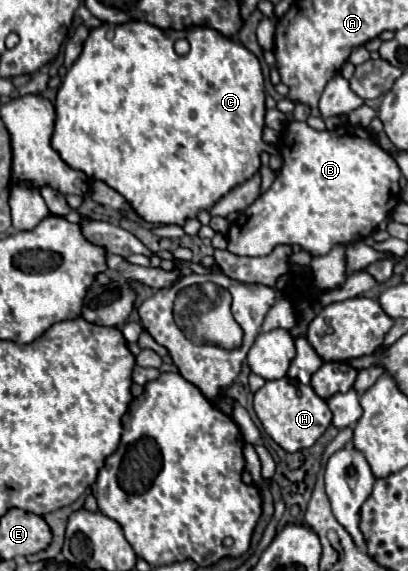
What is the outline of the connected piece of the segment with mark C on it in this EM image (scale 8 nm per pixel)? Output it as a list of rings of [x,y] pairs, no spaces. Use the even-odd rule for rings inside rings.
[[[127,22],[127,24],[101,24],[89,32],[89,38],[83,44],[81,56],[67,70],[59,92],[57,92],[57,120],[51,146],[59,152],[59,156],[75,170],[85,172],[91,180],[101,180],[113,190],[117,190],[127,204],[149,224],[177,224],[183,226],[185,220],[195,218],[201,210],[209,210],[219,198],[223,198],[231,188],[247,182],[259,168],[259,154],[265,150],[265,142],[261,138],[263,118],[265,118],[265,92],[263,92],[263,74],[259,60],[253,52],[249,52],[243,44],[233,42],[231,38],[219,34],[211,28],[189,28],[189,30],[161,30],[147,22]],[[185,38],[191,44],[187,56],[177,56],[173,50],[175,40]]]

